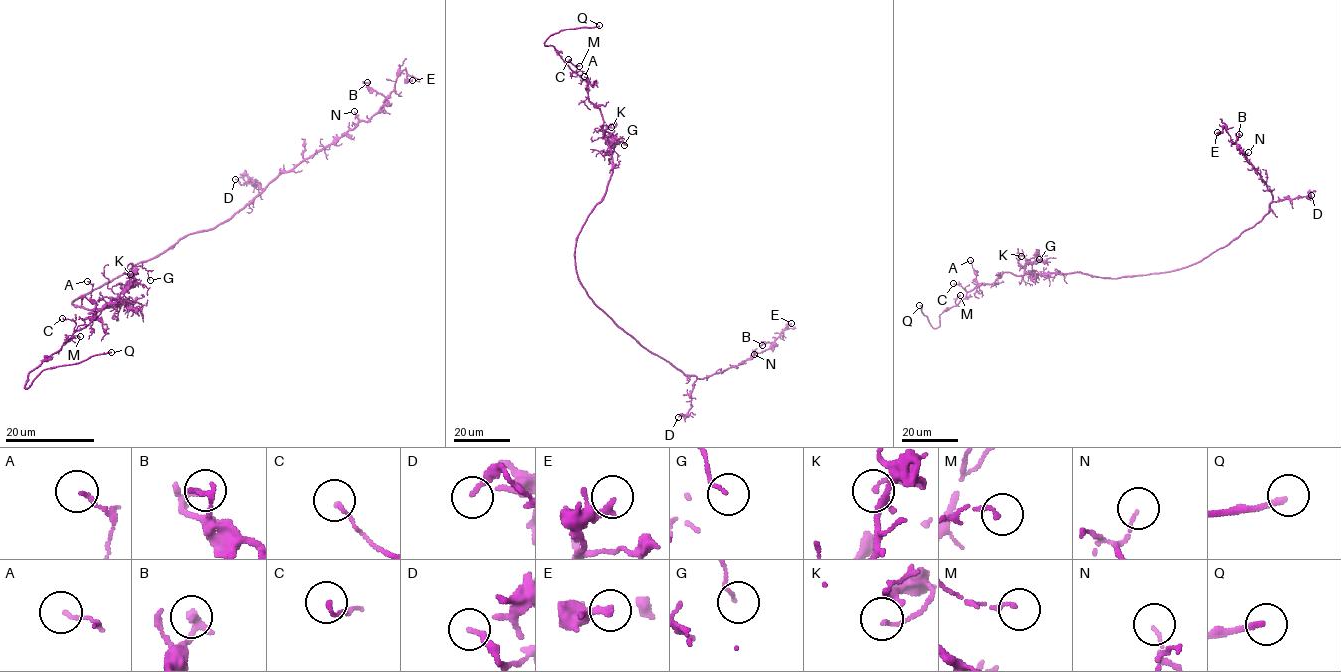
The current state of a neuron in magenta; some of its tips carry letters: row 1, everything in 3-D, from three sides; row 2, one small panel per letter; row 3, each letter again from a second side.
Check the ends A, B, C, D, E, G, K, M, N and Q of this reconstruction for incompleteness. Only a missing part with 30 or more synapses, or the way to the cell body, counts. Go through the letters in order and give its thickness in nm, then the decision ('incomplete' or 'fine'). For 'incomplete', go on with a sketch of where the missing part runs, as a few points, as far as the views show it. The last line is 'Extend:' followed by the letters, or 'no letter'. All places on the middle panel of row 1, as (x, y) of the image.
A: 120 nm | fine
B: 130 nm | fine
C: 120 nm | fine
D: 200 nm | fine
E: 200 nm | fine
G: 100 nm | fine
K: 120 nm | fine
M: 140 nm | fine
N: 90 nm | fine
Q: 200 nm | incomplete | (599, 25), (634, 12)
Extend: Q

